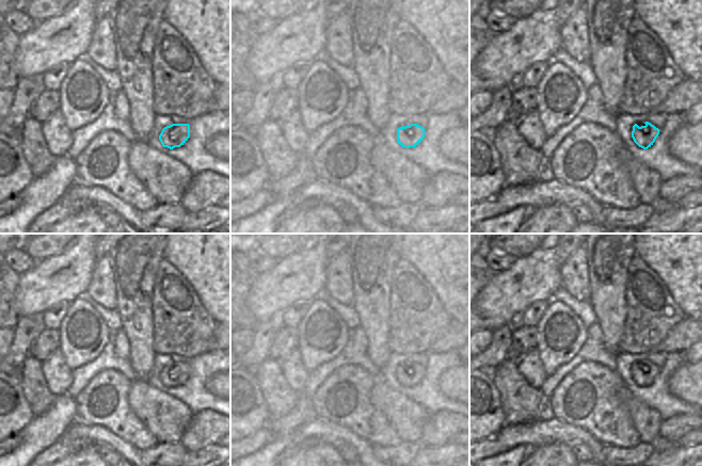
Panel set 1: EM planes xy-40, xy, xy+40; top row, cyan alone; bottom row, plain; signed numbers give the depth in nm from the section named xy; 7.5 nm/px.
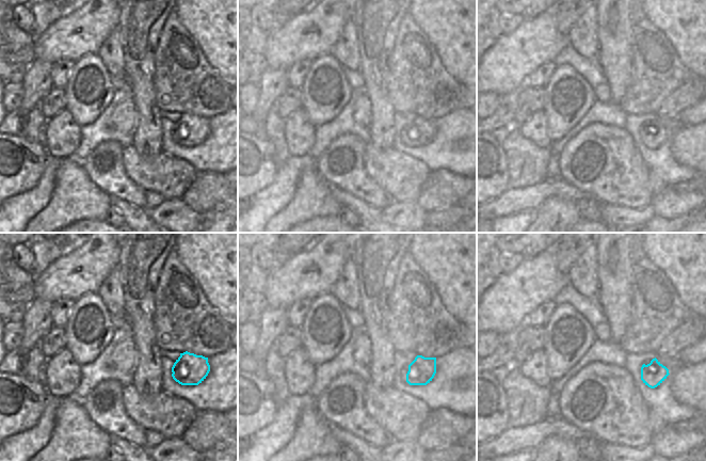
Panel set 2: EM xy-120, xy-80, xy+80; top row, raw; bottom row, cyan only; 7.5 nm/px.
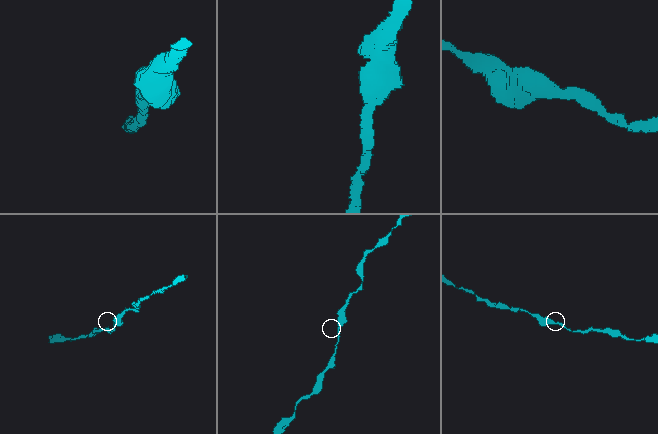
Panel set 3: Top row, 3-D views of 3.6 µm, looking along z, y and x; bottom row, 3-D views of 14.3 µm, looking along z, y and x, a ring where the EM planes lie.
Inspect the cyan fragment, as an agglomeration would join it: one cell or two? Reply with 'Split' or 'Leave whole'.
Leave whole

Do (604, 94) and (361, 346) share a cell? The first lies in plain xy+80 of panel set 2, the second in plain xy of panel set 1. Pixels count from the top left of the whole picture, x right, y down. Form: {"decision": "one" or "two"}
{"decision": "one"}

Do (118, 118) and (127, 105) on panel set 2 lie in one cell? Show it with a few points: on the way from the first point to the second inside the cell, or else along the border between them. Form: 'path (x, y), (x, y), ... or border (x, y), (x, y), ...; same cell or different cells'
path (122, 115), (126, 108); same cell

